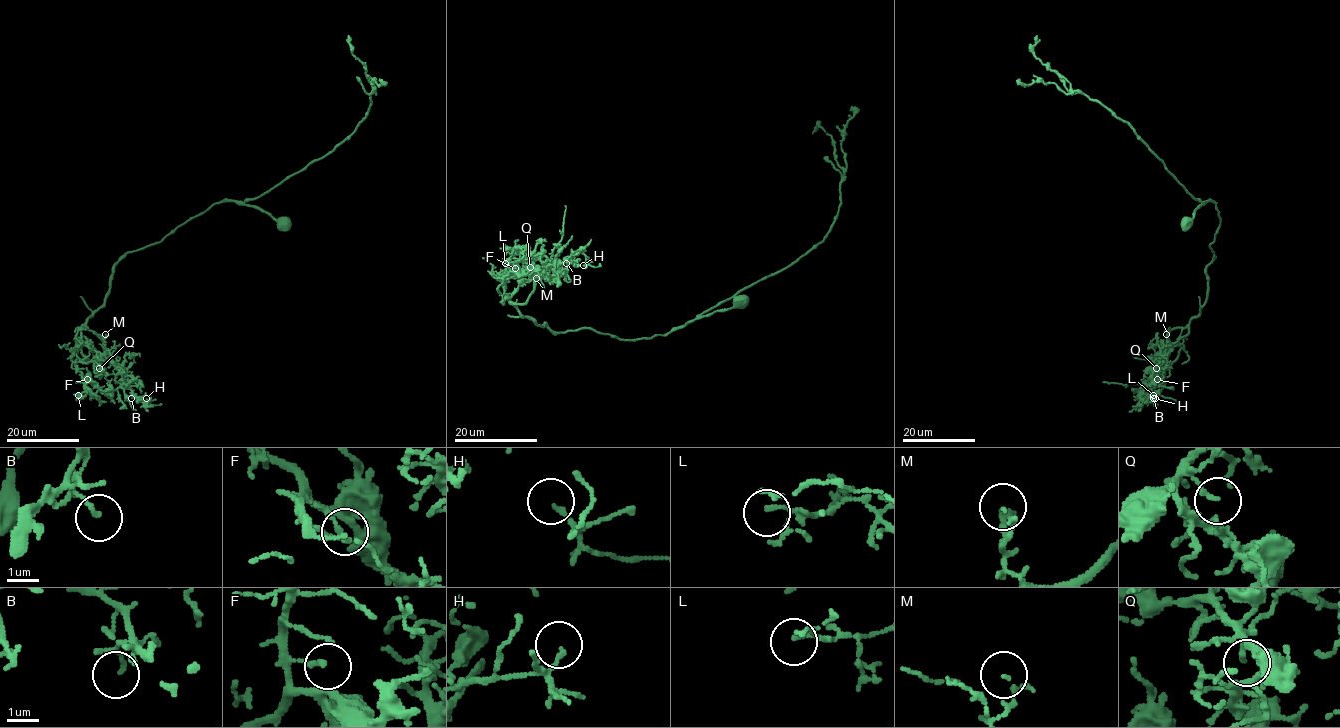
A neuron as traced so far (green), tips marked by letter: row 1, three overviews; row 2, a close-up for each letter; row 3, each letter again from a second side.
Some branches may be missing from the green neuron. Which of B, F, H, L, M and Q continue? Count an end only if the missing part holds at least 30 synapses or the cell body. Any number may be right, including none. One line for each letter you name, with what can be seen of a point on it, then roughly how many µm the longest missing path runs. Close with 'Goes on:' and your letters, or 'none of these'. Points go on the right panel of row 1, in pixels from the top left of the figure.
Goes on: none of these

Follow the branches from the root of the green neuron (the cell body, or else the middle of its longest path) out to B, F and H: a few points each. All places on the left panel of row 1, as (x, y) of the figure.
B: (285, 224), (253, 206), (221, 201), (114, 266), (109, 293), (86, 326), (103, 342), (131, 398)
F: (285, 224), (221, 201), (128, 252), (105, 302), (80, 327), (88, 343), (72, 362), (87, 379)
H: (285, 224), (253, 206), (221, 201), (114, 266), (109, 293), (86, 326), (103, 342), (124, 384), (146, 398)

